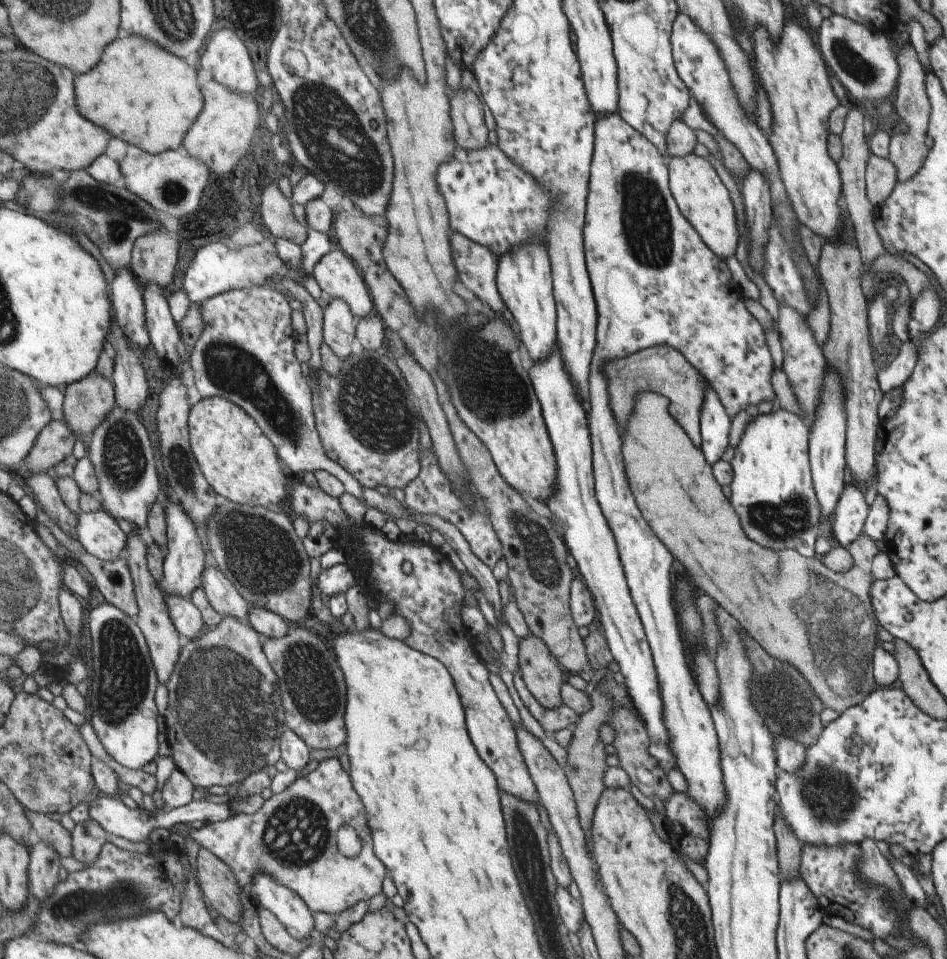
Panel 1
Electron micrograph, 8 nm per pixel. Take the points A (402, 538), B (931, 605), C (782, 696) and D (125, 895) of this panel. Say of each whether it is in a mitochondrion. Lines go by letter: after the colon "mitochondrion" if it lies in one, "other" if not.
A: other
B: other
C: mitochondrion
D: mitochondrion

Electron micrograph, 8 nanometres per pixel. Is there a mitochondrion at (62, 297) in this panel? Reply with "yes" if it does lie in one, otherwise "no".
no

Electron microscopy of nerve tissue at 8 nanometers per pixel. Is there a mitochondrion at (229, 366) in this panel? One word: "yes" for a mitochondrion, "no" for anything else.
yes

